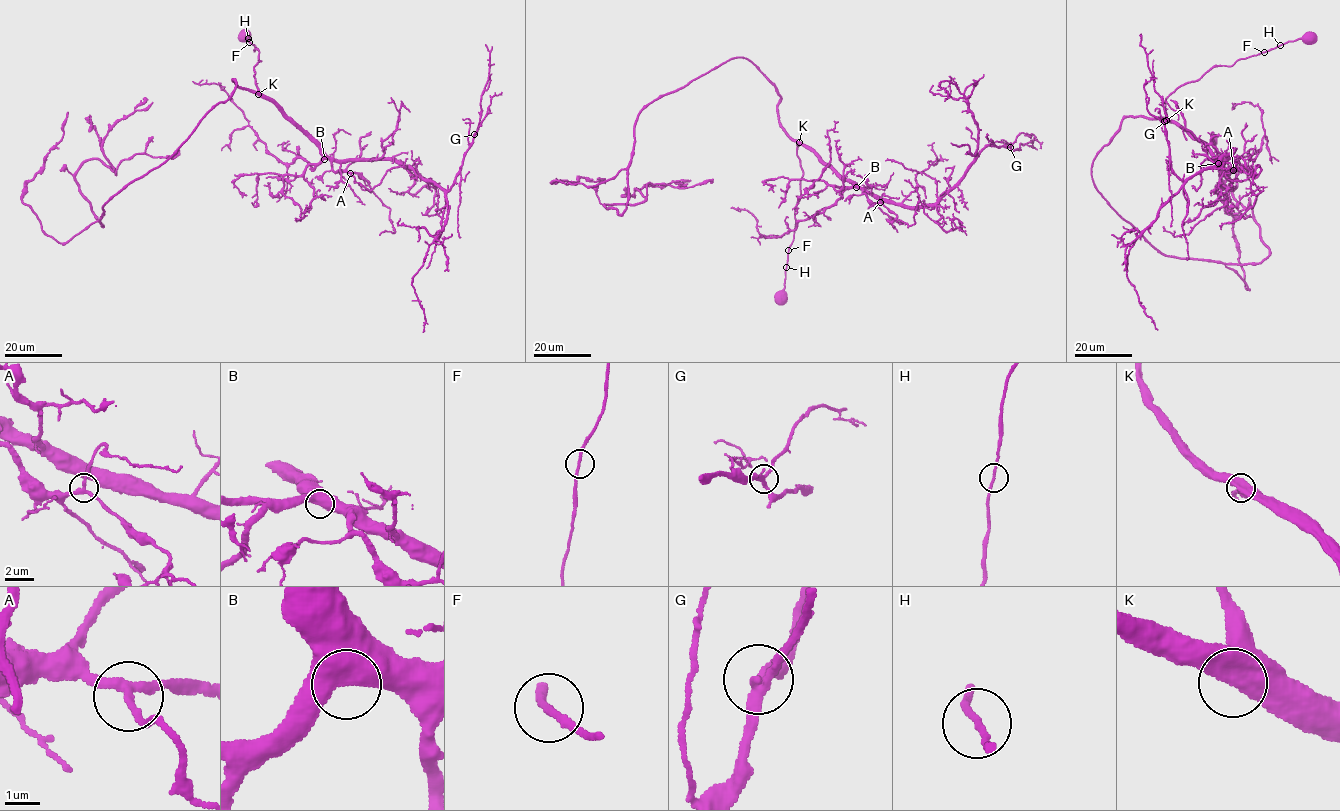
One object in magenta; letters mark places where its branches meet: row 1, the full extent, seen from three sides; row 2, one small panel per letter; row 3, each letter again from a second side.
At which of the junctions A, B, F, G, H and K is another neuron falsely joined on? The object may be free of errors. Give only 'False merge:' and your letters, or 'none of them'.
False merge: none of them

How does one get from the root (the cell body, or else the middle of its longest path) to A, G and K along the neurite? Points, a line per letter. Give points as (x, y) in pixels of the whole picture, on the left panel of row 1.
A: (244, 35), (259, 52), (253, 71), (257, 89), (318, 147), (334, 171), (350, 173)
G: (244, 35), (259, 52), (253, 71), (257, 89), (329, 157), (402, 162), (446, 191), (474, 134)
K: (244, 35), (248, 35), (254, 51), (255, 48), (259, 52), (260, 61), (253, 71), (258, 94)

